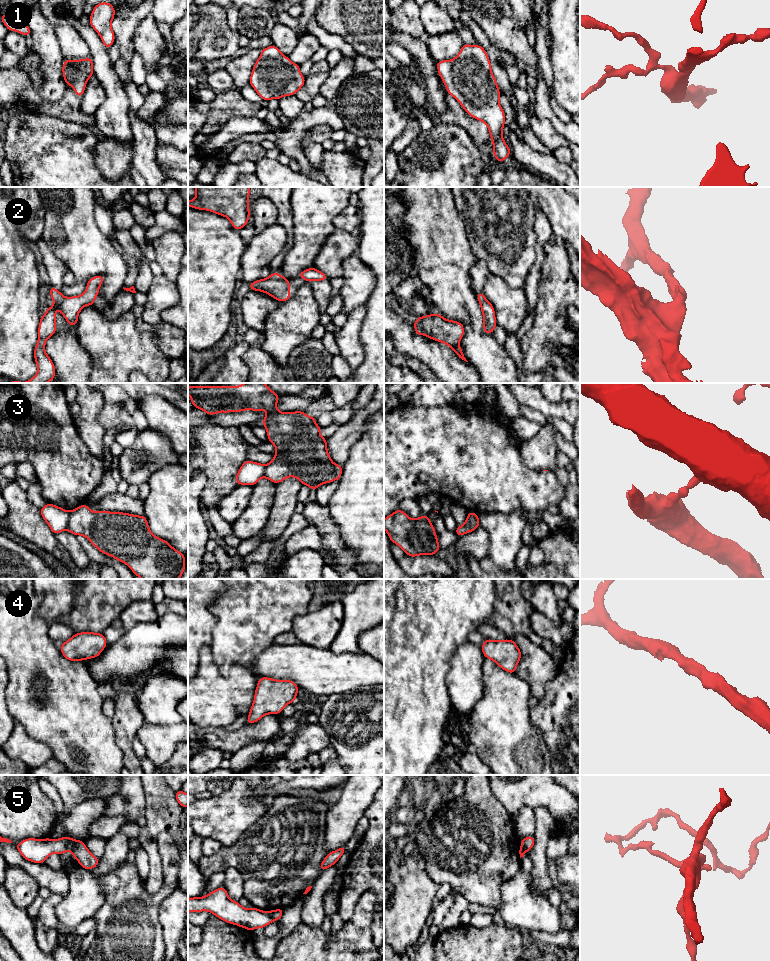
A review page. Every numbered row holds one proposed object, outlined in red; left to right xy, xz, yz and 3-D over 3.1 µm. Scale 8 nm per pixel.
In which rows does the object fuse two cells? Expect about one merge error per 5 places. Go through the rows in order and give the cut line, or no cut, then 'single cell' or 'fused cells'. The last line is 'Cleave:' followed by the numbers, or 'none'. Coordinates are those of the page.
1: cut none; single cell
2: cut none; single cell
3: cut xy (70, 512), (66, 528); fused cells
4: cut none; single cell
5: cut xy (78, 840), (71, 850); fused cells
Cleave: 3, 5

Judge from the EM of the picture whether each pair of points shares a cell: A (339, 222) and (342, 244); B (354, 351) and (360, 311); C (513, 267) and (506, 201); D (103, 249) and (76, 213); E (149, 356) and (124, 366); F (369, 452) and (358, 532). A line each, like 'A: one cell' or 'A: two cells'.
A: two cells
B: one cell
C: one cell
D: one cell
E: one cell
F: one cell

